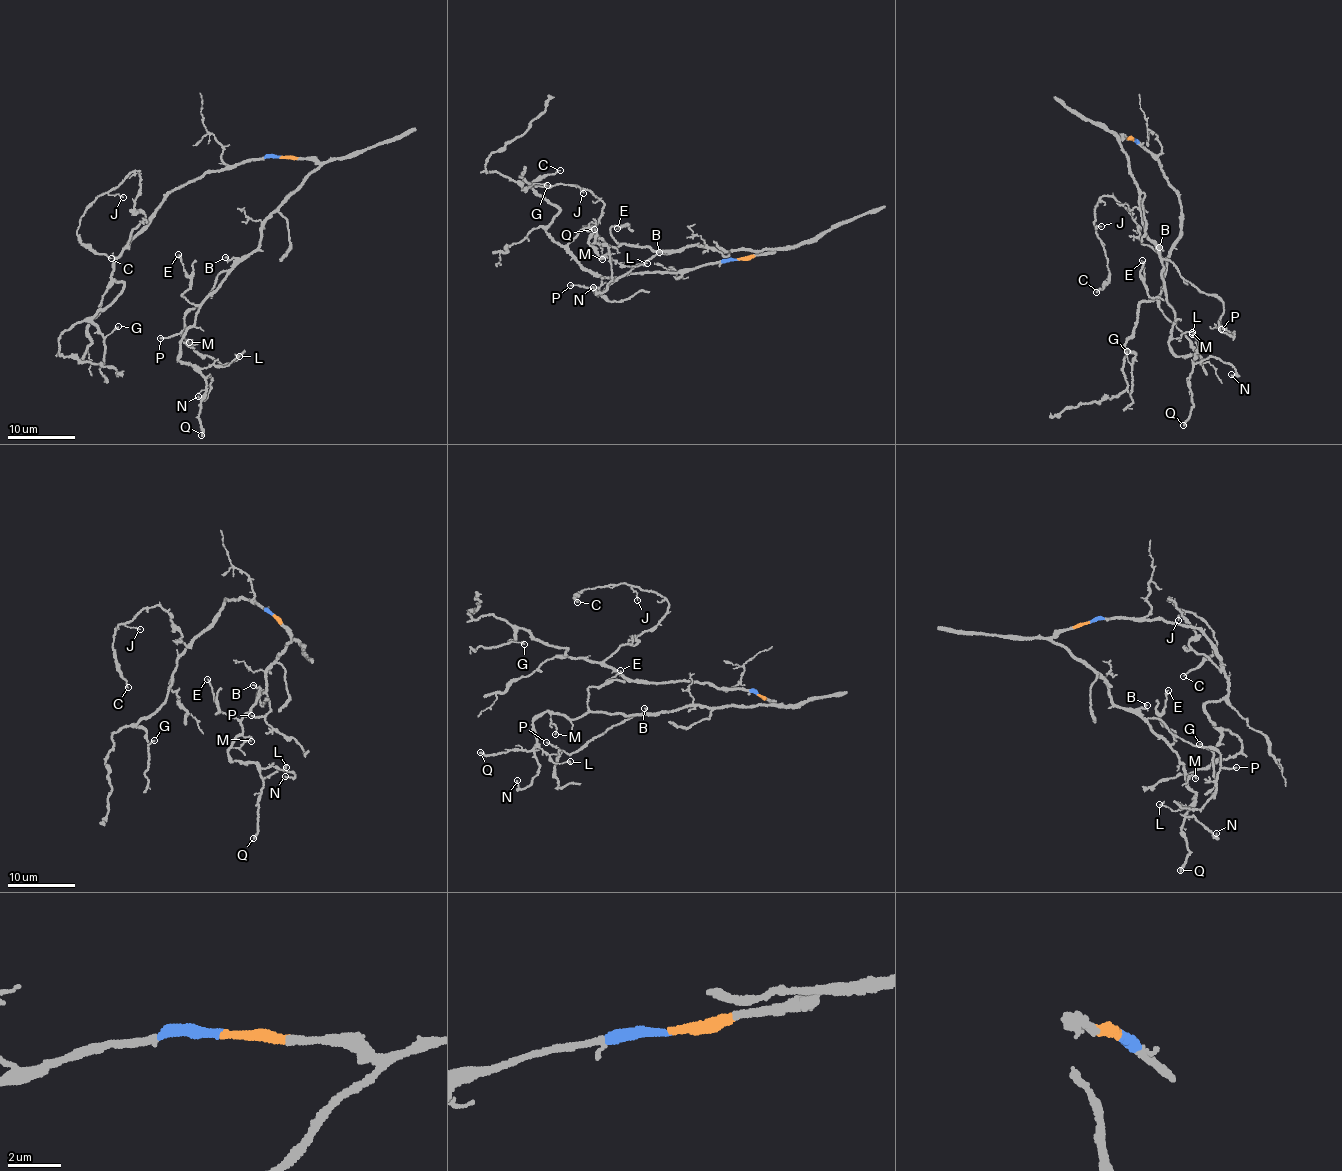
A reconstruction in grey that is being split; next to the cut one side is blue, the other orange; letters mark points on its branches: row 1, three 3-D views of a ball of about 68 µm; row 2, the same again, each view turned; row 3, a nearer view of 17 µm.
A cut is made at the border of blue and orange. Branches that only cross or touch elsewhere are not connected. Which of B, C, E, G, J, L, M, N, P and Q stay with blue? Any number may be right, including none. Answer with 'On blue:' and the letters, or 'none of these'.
On blue: C, G, J

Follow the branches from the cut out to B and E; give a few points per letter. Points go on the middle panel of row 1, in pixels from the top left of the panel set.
B: (738, 259), (774, 249), (738, 247), (728, 251), (701, 244), (666, 254), (658, 252)
E: (738, 259), (774, 249), (701, 244), (656, 251), (622, 243), (611, 235), (612, 228), (624, 226), (617, 227)

